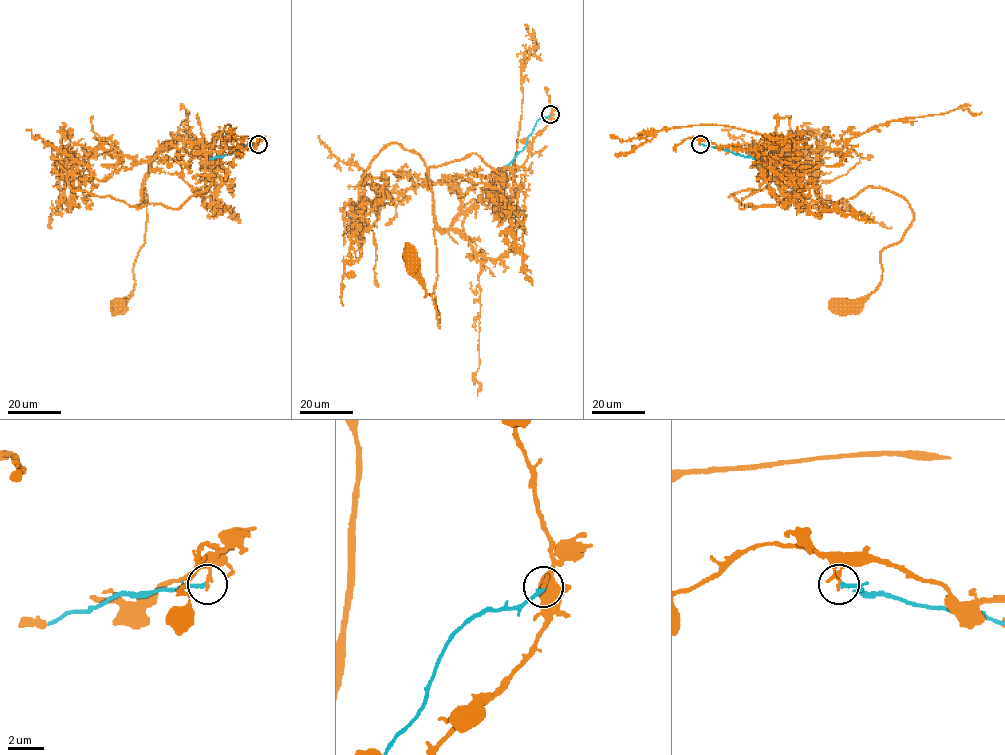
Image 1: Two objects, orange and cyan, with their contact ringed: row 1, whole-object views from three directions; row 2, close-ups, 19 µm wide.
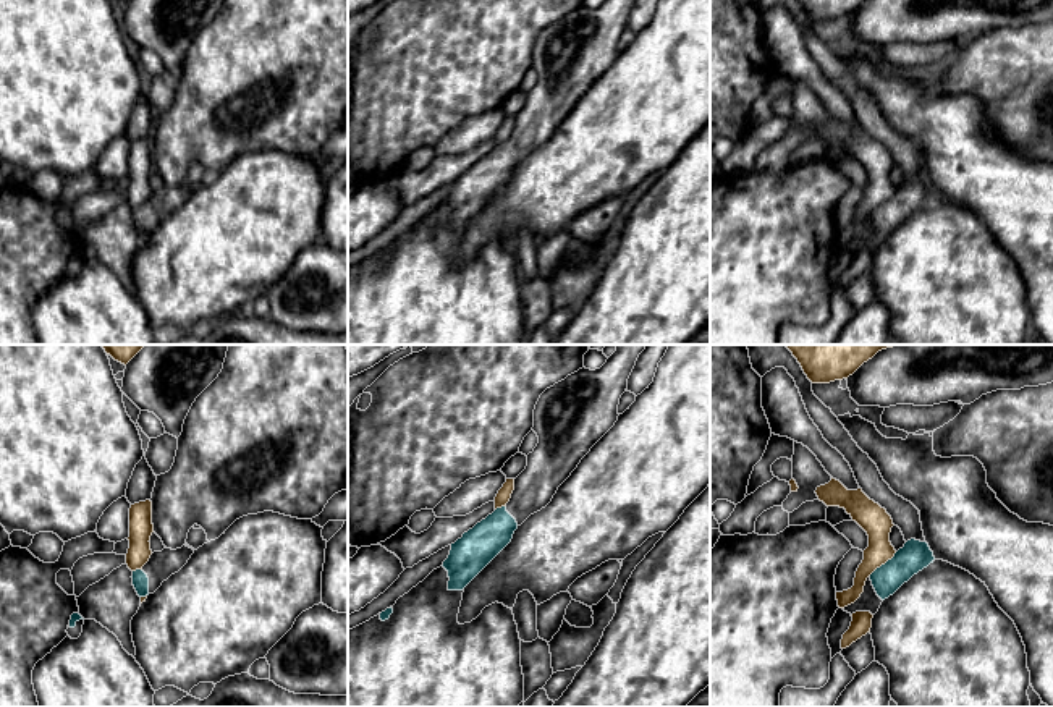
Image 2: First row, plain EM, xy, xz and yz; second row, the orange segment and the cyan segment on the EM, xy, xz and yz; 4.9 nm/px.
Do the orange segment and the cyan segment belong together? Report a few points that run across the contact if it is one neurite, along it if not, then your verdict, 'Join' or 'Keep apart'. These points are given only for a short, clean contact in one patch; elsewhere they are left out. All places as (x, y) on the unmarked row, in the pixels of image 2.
Line: yz (896, 190), (869, 212). Keep apart

